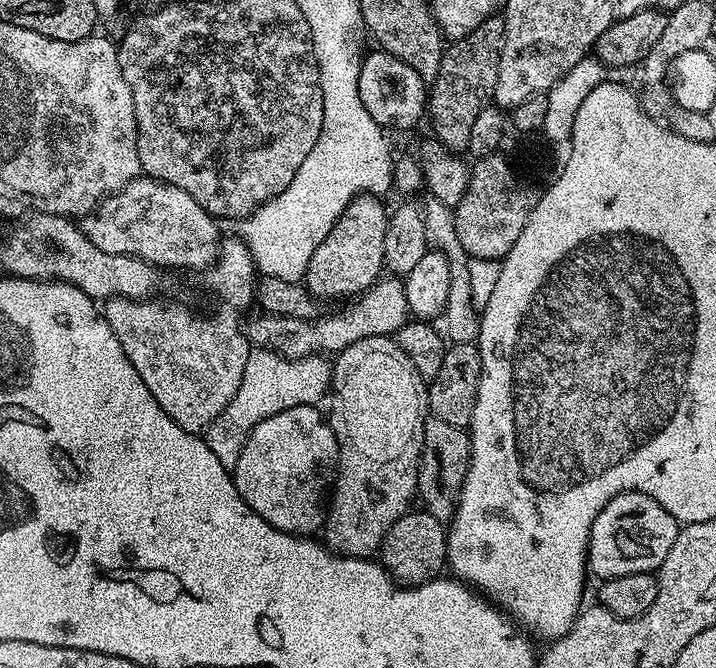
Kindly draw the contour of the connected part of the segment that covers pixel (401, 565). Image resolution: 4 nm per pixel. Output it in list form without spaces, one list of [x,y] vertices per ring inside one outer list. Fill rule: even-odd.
[[[409,510],[399,516],[386,530],[378,553],[379,563],[383,564],[388,575],[400,586],[424,584],[435,580],[445,571],[448,562],[448,533],[438,518],[423,510]]]

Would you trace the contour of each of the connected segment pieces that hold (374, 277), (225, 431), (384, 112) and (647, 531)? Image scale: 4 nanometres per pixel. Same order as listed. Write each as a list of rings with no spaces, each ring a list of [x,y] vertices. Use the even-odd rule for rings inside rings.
[[[365,194],[355,196],[346,206],[346,210],[334,222],[330,234],[314,250],[314,258],[310,258],[310,266],[306,266],[303,285],[313,296],[321,301],[336,300],[339,296],[356,298],[368,291],[377,280],[381,279],[384,267],[384,251],[382,242],[386,238],[389,209],[384,209],[385,201],[379,196]]]
[[[253,347],[246,358],[246,370],[242,370],[238,394],[234,394],[226,410],[222,410],[222,414],[218,414],[218,418],[214,418],[214,422],[203,433],[214,458],[218,458],[224,468],[235,469],[242,446],[246,446],[246,438],[250,438],[258,422],[294,406],[319,405],[319,400],[323,396],[325,399],[333,387],[332,364],[324,360],[327,359],[320,354],[291,360],[271,352],[269,348]]]
[[[375,50],[360,61],[358,74],[358,98],[362,98],[362,106],[366,106],[370,118],[378,122],[385,130],[391,128],[412,128],[426,116],[428,107],[429,85],[424,77],[397,56],[383,50]]]
[[[623,492],[618,494],[610,502],[606,502],[606,506],[598,514],[598,518],[594,518],[594,526],[592,533],[588,539],[588,567],[591,575],[597,576],[597,581],[603,582],[606,580],[613,580],[614,578],[622,578],[626,574],[642,574],[643,572],[655,573],[662,566],[662,562],[666,558],[666,554],[670,554],[670,546],[674,546],[674,538],[678,538],[681,525],[672,517],[665,508],[658,502],[654,502],[654,498],[650,498],[641,492]]]

